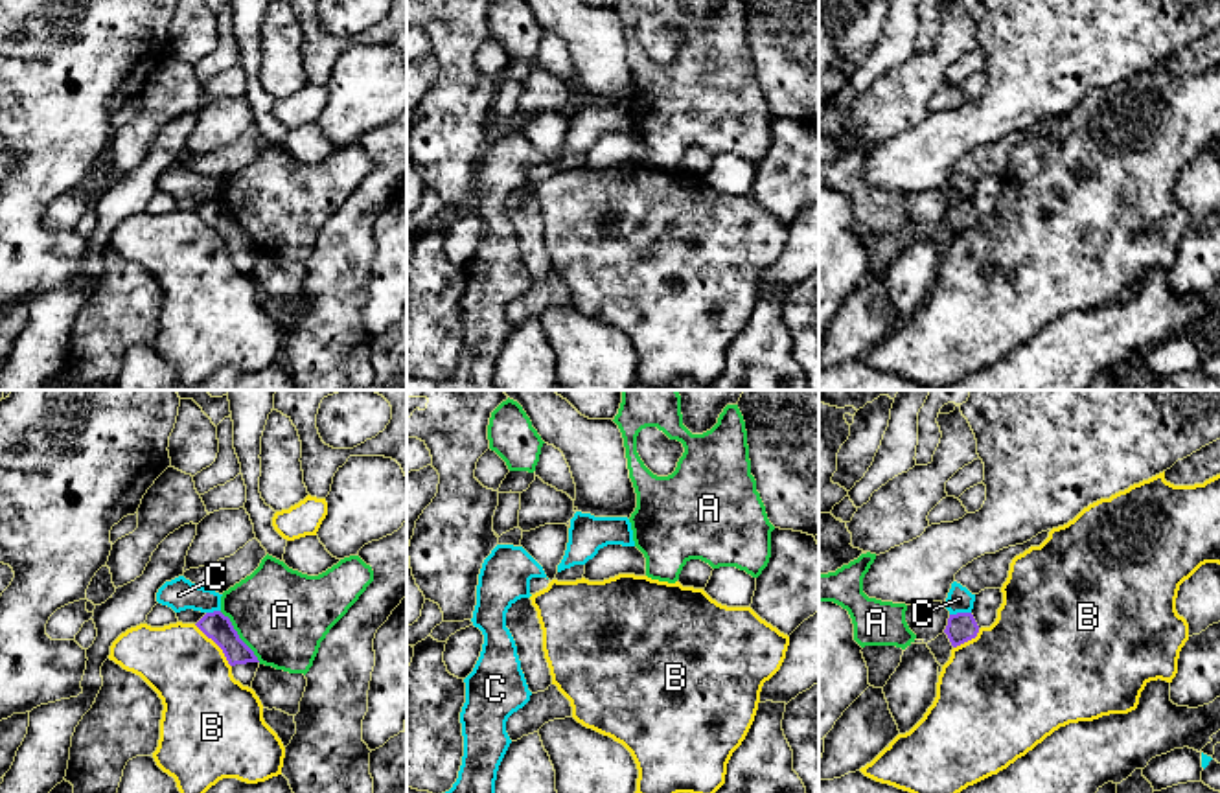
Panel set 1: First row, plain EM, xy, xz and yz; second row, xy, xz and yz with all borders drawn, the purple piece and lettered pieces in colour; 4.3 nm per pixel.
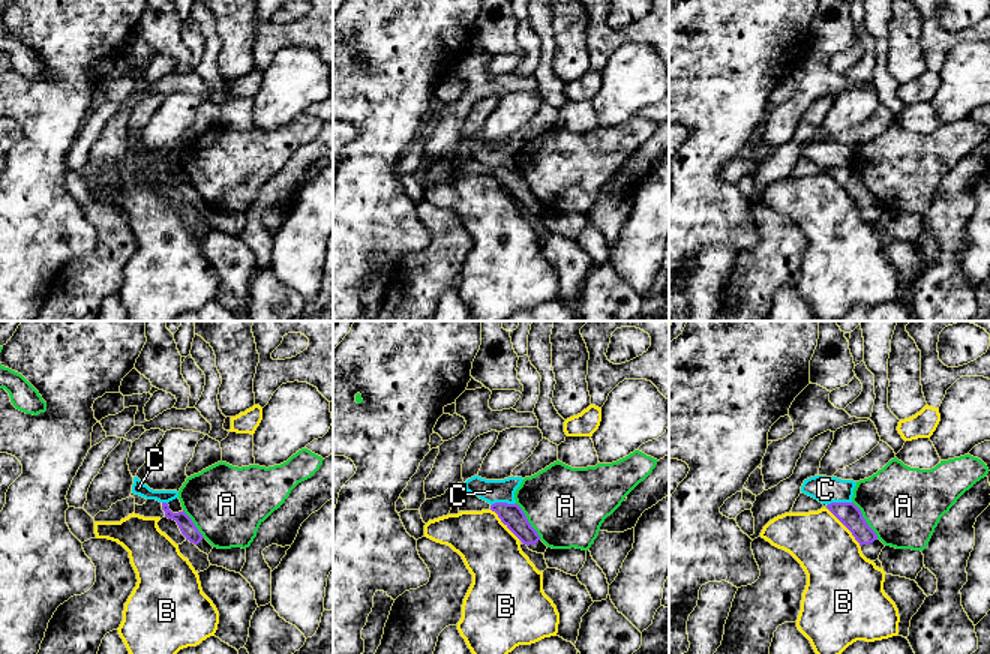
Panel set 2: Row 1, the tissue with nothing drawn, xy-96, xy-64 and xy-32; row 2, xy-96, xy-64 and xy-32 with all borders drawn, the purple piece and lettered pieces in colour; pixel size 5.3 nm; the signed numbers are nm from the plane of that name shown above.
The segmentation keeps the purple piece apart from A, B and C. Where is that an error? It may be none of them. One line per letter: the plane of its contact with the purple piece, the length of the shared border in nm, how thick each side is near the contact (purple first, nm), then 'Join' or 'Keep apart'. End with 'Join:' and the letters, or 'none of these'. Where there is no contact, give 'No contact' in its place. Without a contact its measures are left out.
A: Touches purple in xy. Shared border 280 nm. Thickness 120 nm (purple) against 400 nm. Keep apart
B: Touches purple in xy. Shared border 260 nm. Thickness 120 nm (purple) against 340 nm. Keep apart
C: Touches purple in yz. Shared border 100 nm. Thickness 130 nm (purple) against 110 nm. Keep apart
Join: none of these

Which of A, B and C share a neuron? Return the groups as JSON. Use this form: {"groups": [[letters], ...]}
{"groups": [["A"], ["B"], ["C"]]}

